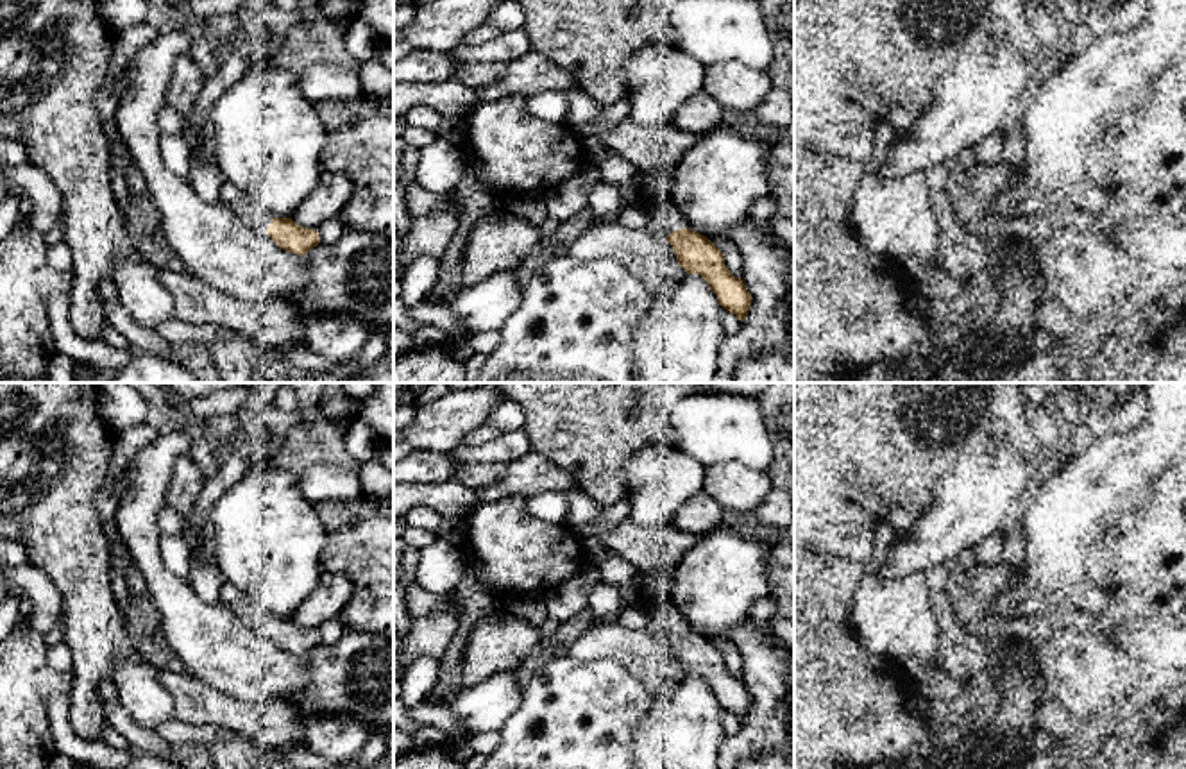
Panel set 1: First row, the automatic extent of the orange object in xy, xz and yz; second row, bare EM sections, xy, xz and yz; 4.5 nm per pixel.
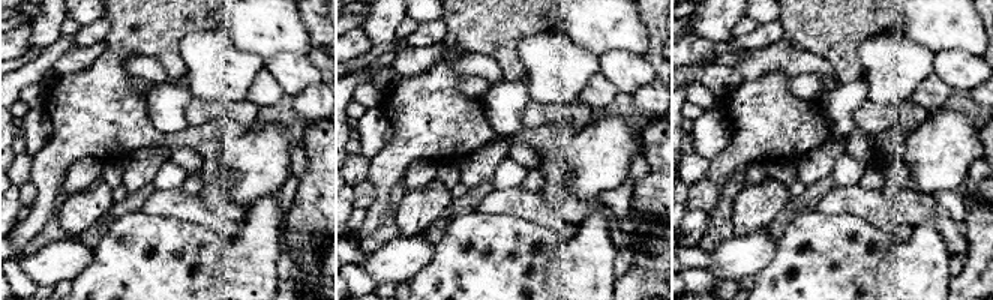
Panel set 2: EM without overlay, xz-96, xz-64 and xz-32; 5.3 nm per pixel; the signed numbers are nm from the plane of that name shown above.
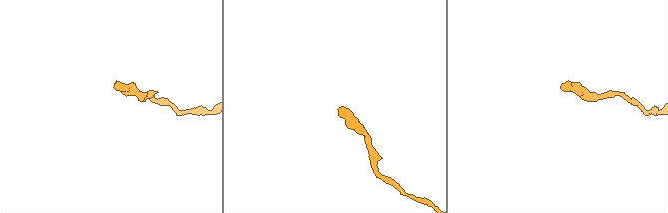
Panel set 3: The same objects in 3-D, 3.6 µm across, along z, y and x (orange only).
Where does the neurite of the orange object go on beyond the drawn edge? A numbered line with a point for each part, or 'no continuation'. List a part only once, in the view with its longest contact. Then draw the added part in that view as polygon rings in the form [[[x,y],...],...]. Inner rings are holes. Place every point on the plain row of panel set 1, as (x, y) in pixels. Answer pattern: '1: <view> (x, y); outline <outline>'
1: xz (664, 617); outline [[[660,590],[649,610],[649,624],[657,637],[667,638],[671,633],[685,630],[683,617],[667,594]]]

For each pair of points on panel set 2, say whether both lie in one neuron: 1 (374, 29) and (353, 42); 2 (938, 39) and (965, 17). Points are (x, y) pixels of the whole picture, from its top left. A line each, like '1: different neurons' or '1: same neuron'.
1: different neurons
2: same neuron

